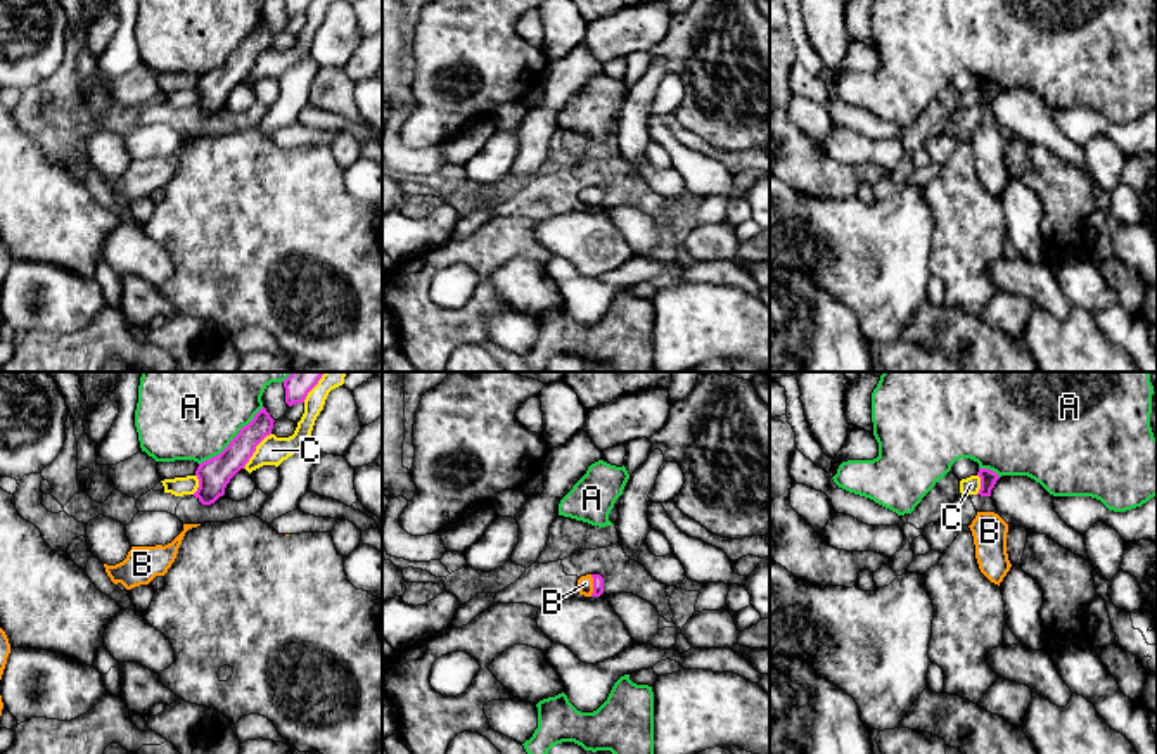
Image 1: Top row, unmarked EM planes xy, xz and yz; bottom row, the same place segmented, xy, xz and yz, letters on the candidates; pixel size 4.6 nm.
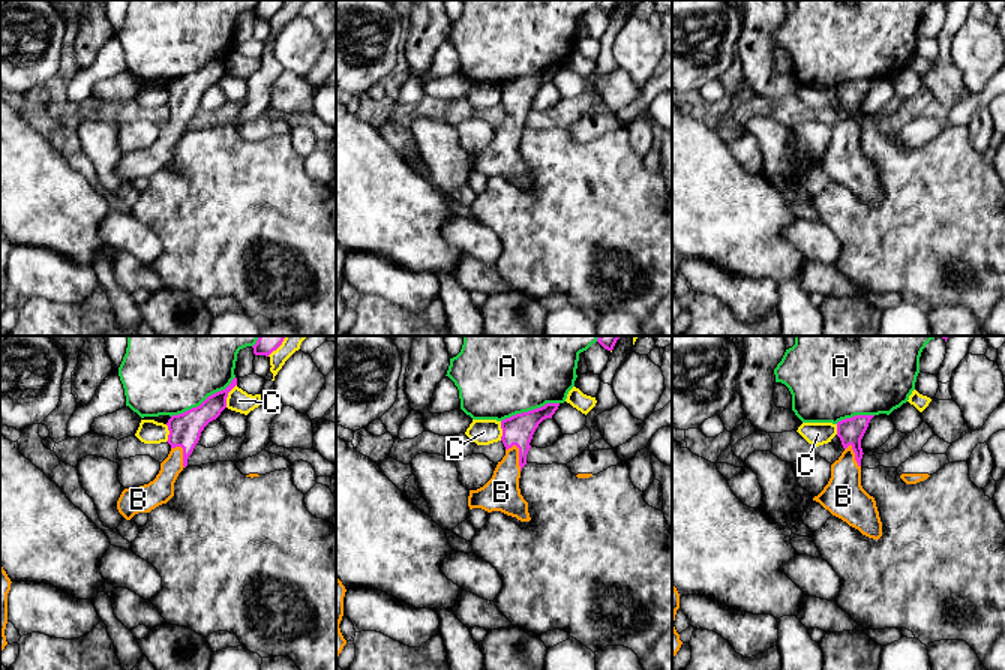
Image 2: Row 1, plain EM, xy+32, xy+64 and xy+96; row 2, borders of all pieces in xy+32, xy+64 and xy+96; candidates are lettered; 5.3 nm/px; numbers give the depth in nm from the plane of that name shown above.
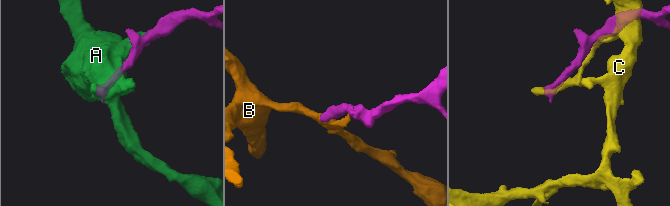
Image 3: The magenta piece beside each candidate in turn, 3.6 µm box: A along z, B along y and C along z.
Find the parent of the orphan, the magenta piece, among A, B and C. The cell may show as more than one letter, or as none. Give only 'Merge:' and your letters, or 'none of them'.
Merge: B

